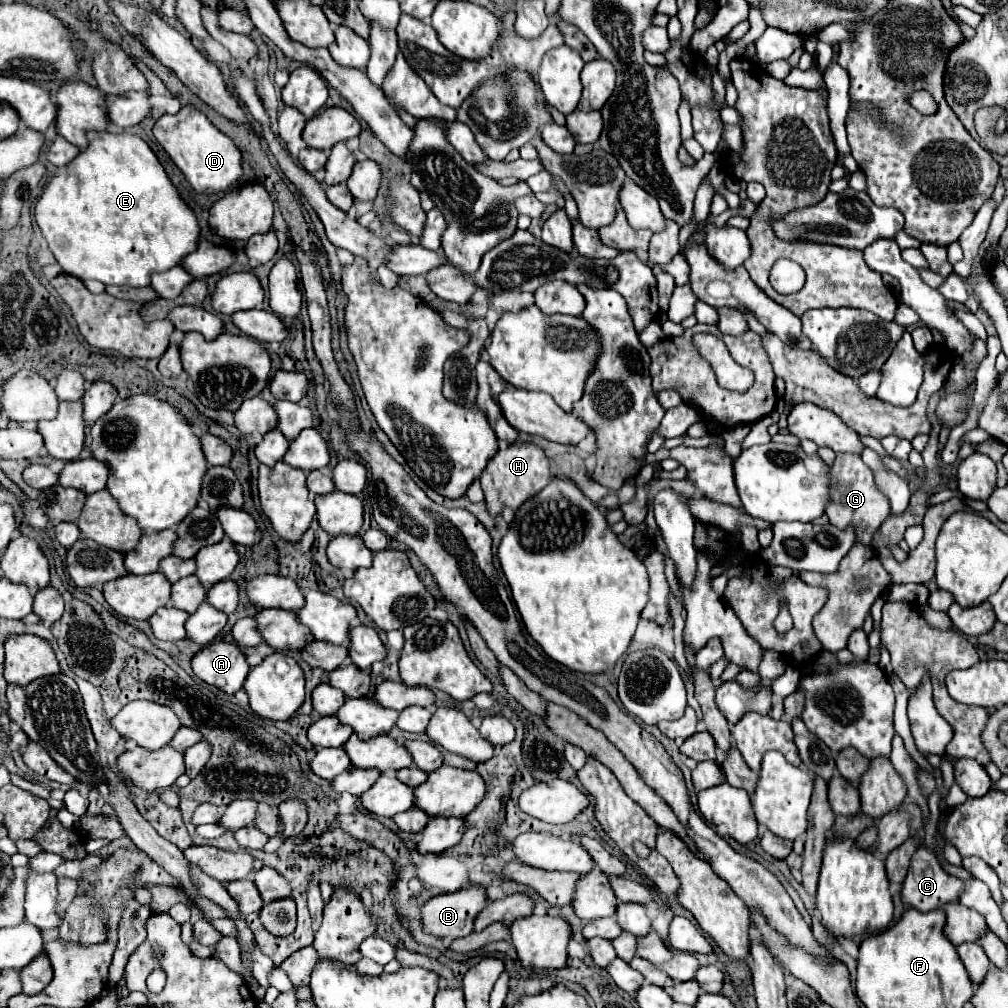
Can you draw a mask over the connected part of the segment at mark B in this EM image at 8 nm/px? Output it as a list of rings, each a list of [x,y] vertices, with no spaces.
[[[477,885],[471,889],[437,895],[421,909],[425,931],[447,941],[465,937],[473,931],[475,917],[485,909],[487,903],[489,899],[485,887]]]

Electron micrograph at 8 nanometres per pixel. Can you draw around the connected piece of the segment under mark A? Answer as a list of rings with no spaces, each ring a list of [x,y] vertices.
[[[213,641],[193,657],[193,673],[225,693],[237,693],[249,673],[249,663],[235,643]]]

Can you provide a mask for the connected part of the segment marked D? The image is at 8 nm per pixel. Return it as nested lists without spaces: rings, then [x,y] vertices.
[[[195,105],[181,107],[175,115],[163,115],[153,125],[153,135],[161,143],[161,147],[169,153],[169,157],[175,161],[175,165],[183,171],[191,187],[199,193],[205,193],[207,189],[227,191],[231,185],[235,185],[241,177],[241,151],[235,147],[233,139],[223,135],[207,117],[203,111],[199,111]]]

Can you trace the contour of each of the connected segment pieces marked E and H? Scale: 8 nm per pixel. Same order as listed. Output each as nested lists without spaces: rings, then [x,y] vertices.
[[[89,133],[89,147],[49,181],[35,205],[35,221],[59,265],[73,277],[97,279],[103,285],[149,287],[151,275],[167,271],[197,249],[199,221],[193,209],[181,199],[167,171],[151,147],[129,133]]]
[[[515,441],[503,449],[499,449],[487,463],[481,473],[481,487],[485,491],[485,501],[489,511],[501,513],[503,507],[511,507],[513,511],[525,503],[525,499],[537,495],[551,479],[549,473],[549,459],[543,449],[529,441]]]

